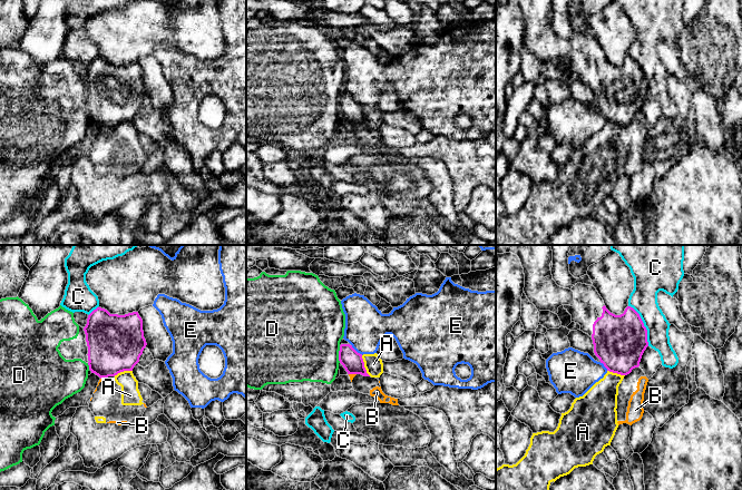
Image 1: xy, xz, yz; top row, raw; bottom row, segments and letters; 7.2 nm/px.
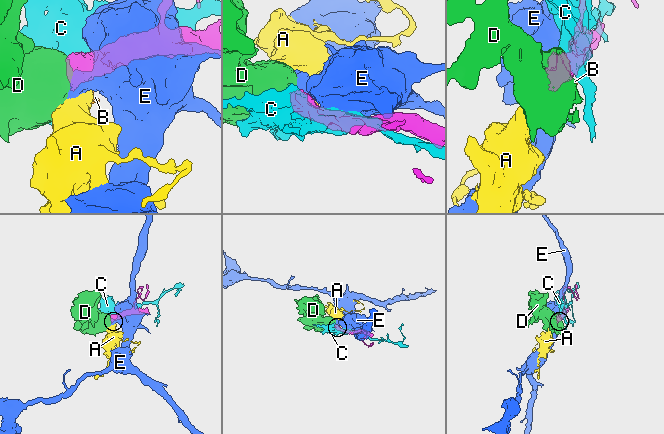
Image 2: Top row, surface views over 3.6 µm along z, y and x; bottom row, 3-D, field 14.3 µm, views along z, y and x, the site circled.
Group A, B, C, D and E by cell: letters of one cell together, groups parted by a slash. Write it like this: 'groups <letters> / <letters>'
groups A B / C / D / E

